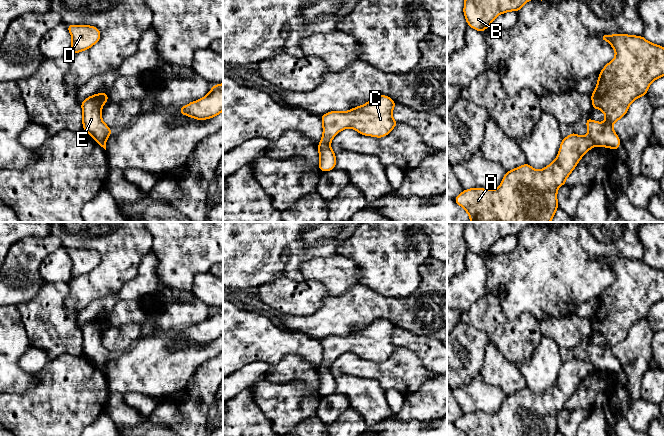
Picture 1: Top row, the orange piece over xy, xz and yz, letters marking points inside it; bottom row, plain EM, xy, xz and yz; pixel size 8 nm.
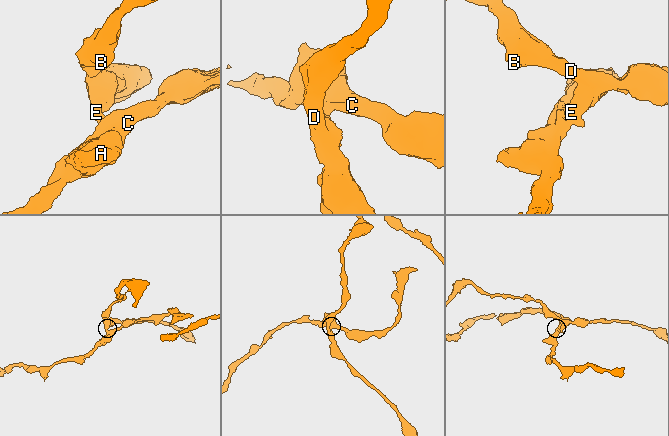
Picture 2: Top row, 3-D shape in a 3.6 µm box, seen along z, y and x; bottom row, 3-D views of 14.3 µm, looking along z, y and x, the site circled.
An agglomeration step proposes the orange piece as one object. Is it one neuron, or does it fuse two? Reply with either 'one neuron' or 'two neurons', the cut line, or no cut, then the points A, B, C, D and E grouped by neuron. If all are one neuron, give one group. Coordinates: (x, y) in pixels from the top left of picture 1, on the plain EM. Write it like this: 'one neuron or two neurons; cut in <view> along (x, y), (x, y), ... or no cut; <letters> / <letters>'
two neurons; cut in yz along (587, 360), (595, 368); A C / B D E

